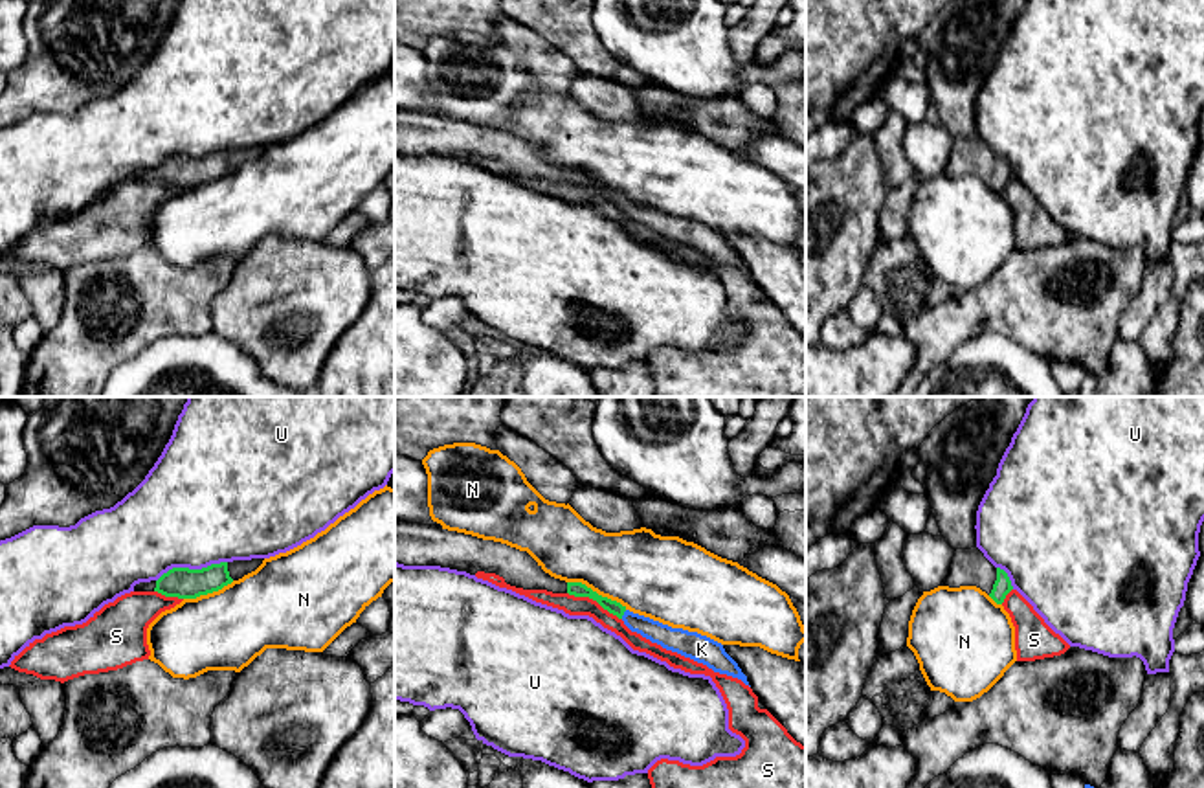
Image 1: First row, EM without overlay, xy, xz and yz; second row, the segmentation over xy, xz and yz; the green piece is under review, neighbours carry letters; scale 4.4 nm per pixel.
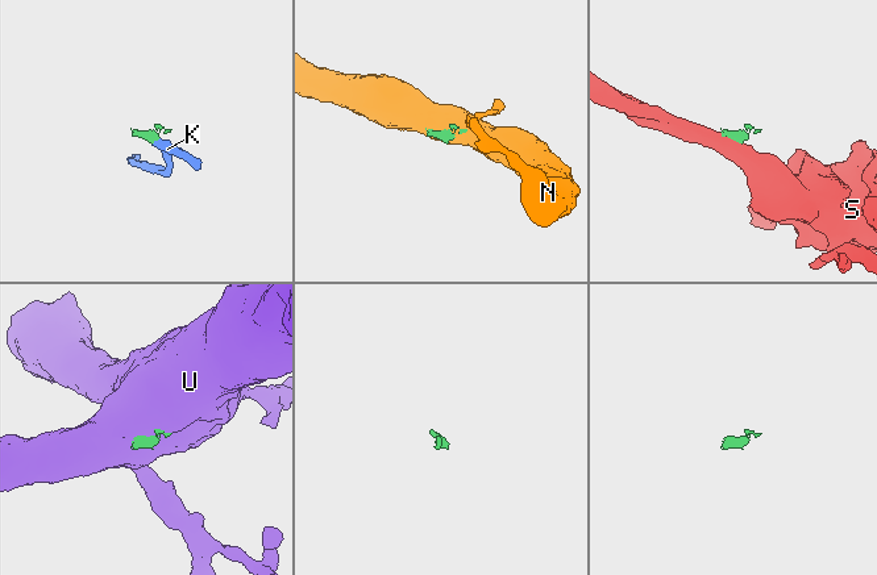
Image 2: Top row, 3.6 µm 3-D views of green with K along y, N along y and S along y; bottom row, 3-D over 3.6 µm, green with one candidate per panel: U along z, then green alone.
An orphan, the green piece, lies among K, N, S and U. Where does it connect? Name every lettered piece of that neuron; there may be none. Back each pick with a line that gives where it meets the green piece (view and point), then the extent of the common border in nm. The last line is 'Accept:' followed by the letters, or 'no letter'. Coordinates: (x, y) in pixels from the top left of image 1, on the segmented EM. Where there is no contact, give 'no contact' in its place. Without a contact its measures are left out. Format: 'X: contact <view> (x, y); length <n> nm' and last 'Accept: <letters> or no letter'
K: contact xz (623, 614); length 50 nm
Accept: K

